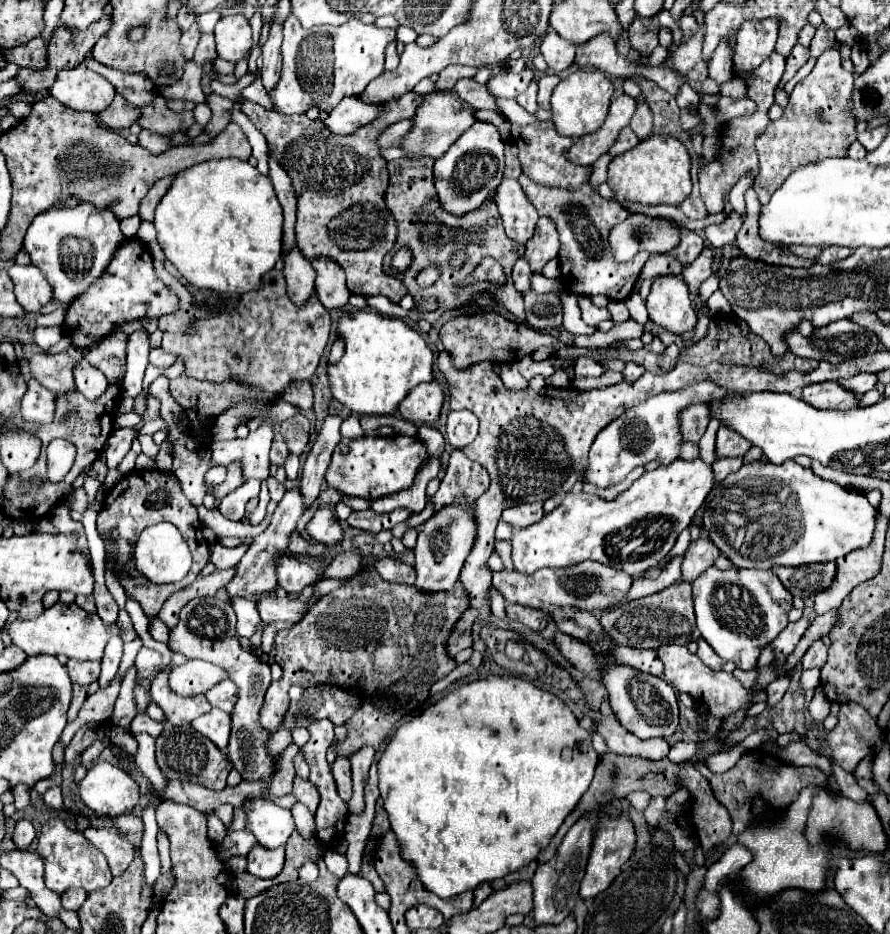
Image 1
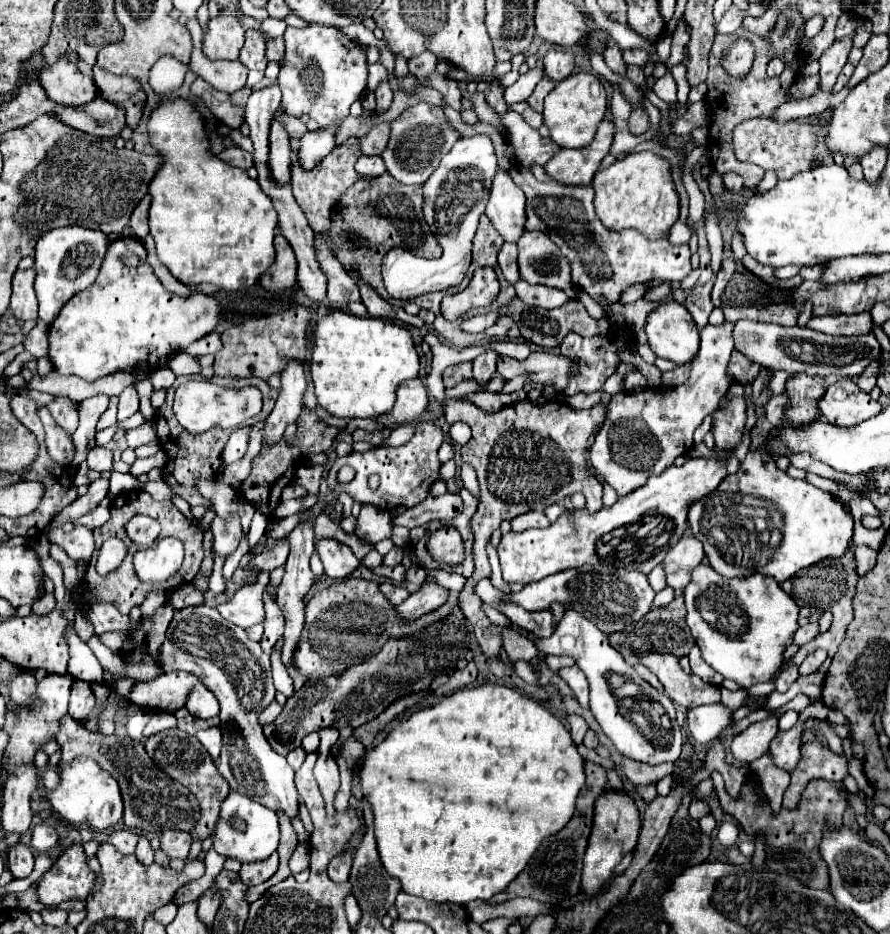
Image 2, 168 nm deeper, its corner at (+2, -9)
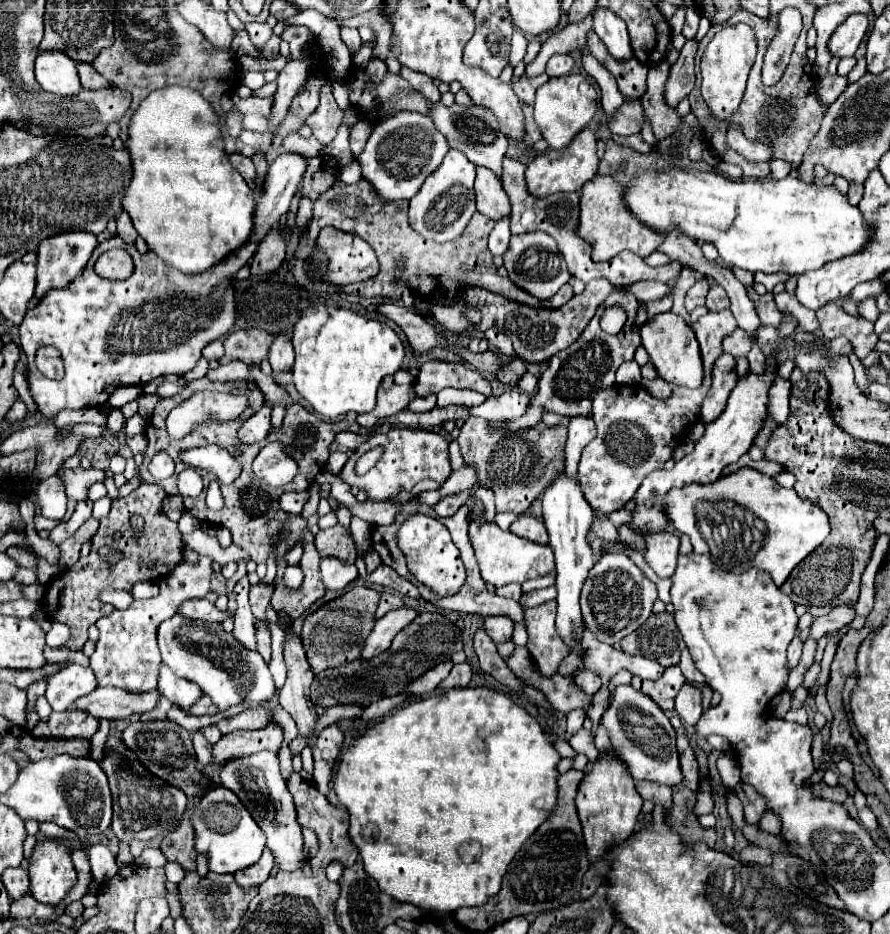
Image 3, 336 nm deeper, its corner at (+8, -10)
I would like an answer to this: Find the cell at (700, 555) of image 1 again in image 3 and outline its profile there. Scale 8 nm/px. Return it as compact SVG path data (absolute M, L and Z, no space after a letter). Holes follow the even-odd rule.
M648 532L646 534L646 548L642 552L646 564L660 576L670 578L676 570L680 540L674 532Z

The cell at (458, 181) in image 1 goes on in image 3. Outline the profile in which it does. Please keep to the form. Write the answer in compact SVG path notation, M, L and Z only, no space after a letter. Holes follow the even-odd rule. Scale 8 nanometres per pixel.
M450 150L440 170L436 170L436 174L432 174L428 182L424 182L420 194L416 194L416 198L412 198L410 202L408 220L412 230L434 242L450 242L458 238L464 226L468 224L468 218L472 218L472 214L476 212L474 174L476 174L476 166L472 166L472 162L468 162L468 158L464 158L464 154L460 154L458 150Z

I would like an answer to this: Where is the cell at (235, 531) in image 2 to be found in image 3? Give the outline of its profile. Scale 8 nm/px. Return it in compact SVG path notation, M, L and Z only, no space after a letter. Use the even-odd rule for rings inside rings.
M202 556L196 566L182 562L170 574L160 580L160 594L150 600L134 600L126 610L114 610L110 616L104 616L96 622L100 630L96 652L90 656L90 666L98 678L100 686L116 686L134 694L150 692L156 688L156 678L160 670L160 650L156 642L156 630L162 620L176 614L180 602L192 598L204 598L210 590L212 558Z

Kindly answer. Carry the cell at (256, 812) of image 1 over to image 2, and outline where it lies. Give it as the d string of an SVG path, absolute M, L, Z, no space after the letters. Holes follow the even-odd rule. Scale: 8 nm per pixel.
M230 793L222 803L220 819L216 823L212 839L214 839L216 851L222 853L224 857L234 857L242 863L262 861L262 859L268 859L278 849L278 841L280 841L278 817L272 809L266 809L254 799L240 793Z

